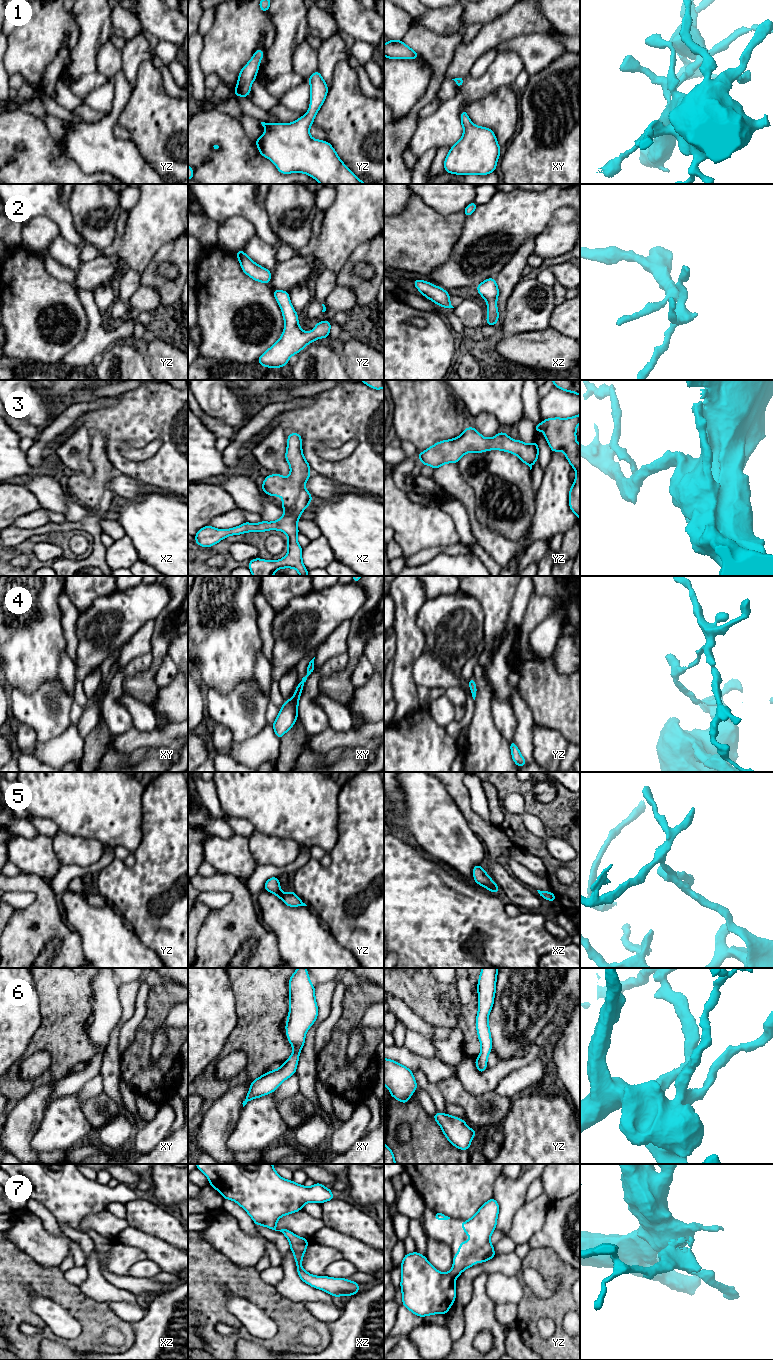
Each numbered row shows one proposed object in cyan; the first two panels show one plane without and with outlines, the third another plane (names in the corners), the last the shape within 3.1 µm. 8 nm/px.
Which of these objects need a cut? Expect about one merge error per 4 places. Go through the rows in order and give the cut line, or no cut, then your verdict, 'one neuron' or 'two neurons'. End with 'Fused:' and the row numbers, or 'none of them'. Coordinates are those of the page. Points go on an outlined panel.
1: cut none; one neuron
2: cut none; one neuron
3: cut none; one neuron
4: cut none; one neuron
5: cut none; one neuron
6: cut none; one neuron
7: cut none; one neuron
Fused: none of them

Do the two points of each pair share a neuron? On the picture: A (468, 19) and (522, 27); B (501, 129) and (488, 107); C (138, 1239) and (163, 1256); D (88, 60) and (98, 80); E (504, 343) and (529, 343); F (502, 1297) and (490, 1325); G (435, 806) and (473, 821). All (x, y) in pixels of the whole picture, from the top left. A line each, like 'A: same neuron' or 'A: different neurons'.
A: different neurons
B: same neuron
C: same neuron
D: same neuron
E: same neuron
F: different neurons
G: different neurons

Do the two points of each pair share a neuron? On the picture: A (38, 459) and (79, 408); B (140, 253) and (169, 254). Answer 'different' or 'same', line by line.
A: same
B: different

